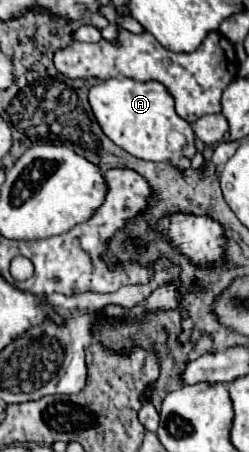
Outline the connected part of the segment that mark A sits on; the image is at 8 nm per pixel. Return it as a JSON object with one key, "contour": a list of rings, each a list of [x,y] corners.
{"contour":[[[107,79],[89,89],[89,103],[93,115],[103,129],[103,133],[121,149],[129,151],[133,157],[145,161],[169,161],[179,155],[193,159],[195,155],[195,133],[191,123],[177,117],[173,107],[173,97],[161,83],[149,81],[139,83],[133,79]]]}

